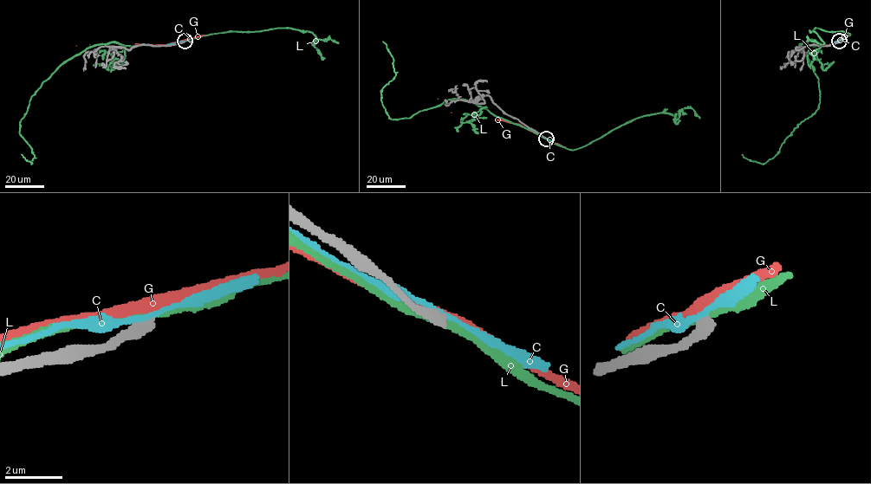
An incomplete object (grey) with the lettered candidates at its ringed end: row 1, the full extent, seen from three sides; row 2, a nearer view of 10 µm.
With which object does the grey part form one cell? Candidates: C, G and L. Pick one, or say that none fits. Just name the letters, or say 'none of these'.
none of these

